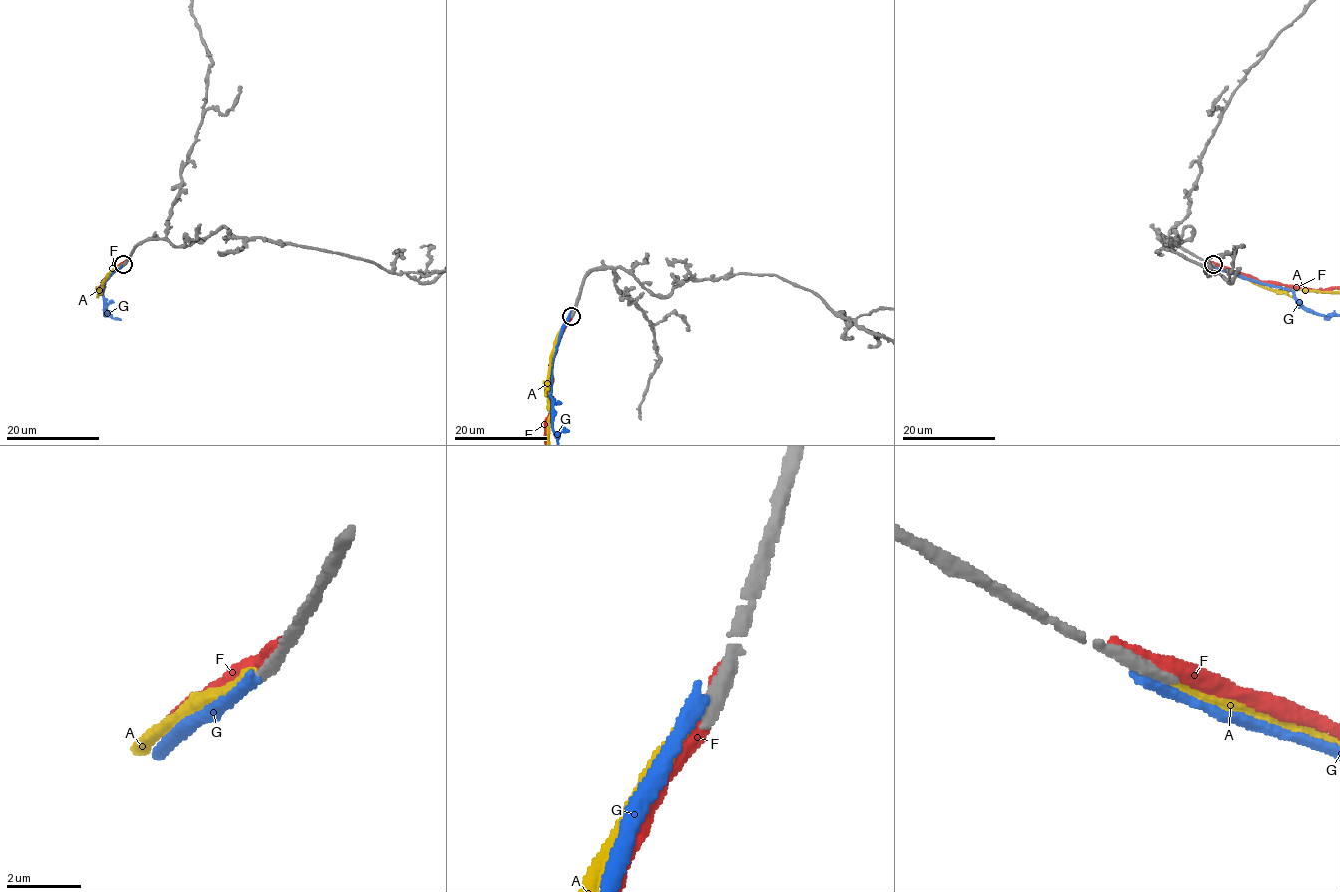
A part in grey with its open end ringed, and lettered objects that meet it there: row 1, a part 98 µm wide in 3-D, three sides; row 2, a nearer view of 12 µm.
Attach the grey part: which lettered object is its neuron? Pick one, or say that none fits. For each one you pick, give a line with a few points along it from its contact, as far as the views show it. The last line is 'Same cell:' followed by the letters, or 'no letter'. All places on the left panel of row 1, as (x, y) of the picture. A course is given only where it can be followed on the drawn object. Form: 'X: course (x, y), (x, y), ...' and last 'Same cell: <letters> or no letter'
Same cell: no letter

